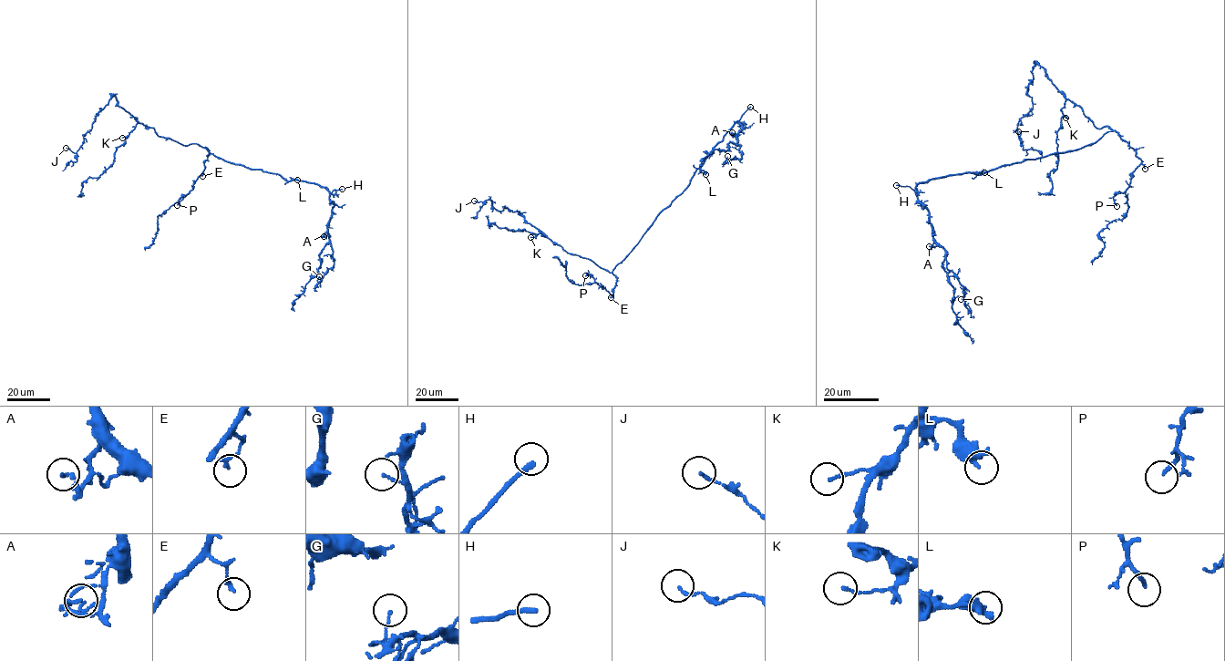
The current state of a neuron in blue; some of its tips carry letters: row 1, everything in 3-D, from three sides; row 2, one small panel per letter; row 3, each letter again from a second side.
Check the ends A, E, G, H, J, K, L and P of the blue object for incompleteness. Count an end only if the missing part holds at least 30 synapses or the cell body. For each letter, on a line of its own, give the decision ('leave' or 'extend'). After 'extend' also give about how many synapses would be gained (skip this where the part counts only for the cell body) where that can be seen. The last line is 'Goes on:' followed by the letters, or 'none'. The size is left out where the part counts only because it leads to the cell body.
A: leave
E: leave
G: leave
H: extend
J: leave
K: leave
L: leave
P: extend | 60 syn
Goes on: H, P

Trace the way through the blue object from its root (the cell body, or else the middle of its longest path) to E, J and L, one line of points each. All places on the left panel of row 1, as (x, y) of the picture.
E: (237, 164), (218, 158), (204, 148), (209, 154), (202, 176)
J: (237, 164), (197, 144), (183, 145), (159, 137), (120, 108), (114, 96), (97, 116), (77, 151), (66, 148)
L: (237, 164), (278, 173), (286, 180), (297, 180)

